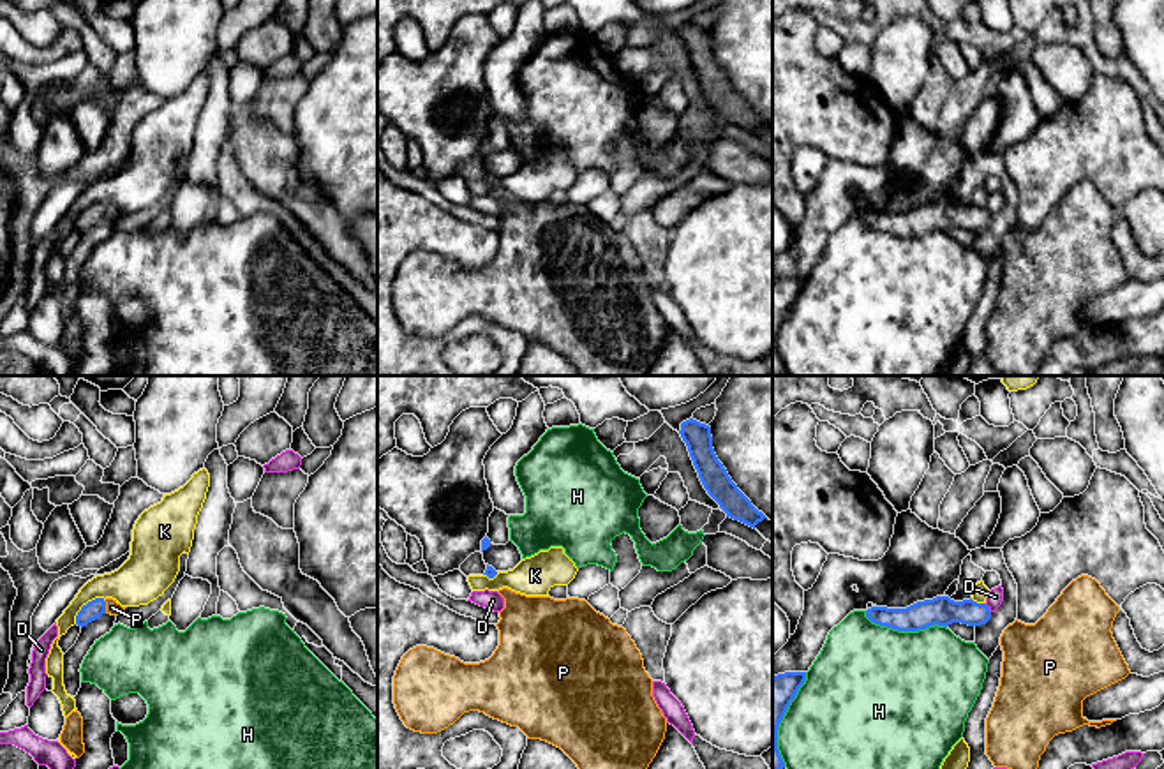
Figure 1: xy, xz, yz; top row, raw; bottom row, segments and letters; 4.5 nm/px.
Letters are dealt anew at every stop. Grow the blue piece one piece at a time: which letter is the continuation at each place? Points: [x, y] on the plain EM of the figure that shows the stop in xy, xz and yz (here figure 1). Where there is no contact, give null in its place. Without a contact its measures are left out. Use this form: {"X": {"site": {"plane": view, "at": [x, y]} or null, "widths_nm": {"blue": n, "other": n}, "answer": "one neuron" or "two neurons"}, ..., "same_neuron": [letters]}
{"D": {"site": {"plane": "yz", "at": [988, 212]}, "widths_nm": {"blue": 140, "other": 70}, "answer": "two neurons"}, "H": {"site": {"plane": "yz", "at": [903, 235]}, "widths_nm": {"blue": 140, "other": 500}, "answer": "two neurons"}, "K": {"site": {"plane": "xy", "at": [87, 209]}, "widths_nm": {"blue": 90, "other": 220}, "answer": "two neurons"}, "P": {"site": {"plane": "xy", "at": [104, 212]}, "widths_nm": {"blue": 90, "other": 60}, "answer": "one neuron"}, "same_neuron": ["P"]}

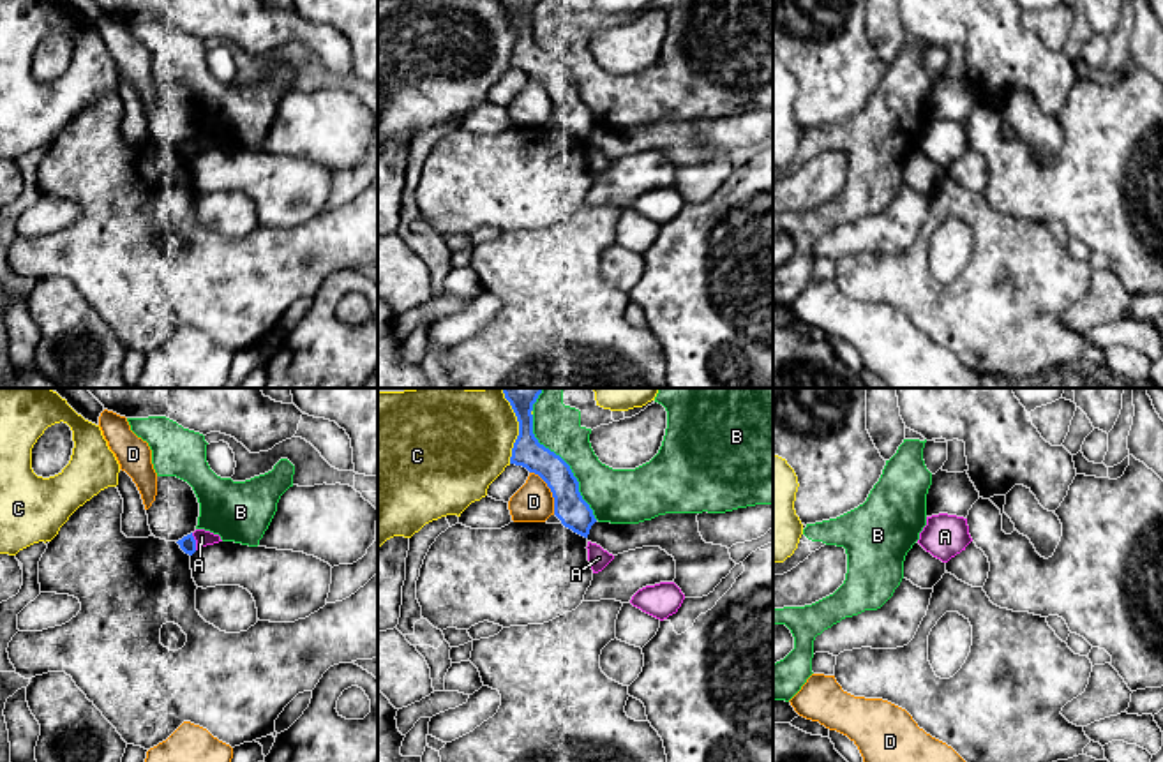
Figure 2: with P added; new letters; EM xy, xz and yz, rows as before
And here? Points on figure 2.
{"A": {"site": {"plane": "xy", "at": [195, 147]}, "widths_nm": {"blue": 80, "other": 70}, "answer": "two neurons"}, "B": {"site": {"plane": "xz", "at": [567, 69]}, "widths_nm": {"blue": 150, "other": 240}, "answer": "two neurons"}, "C": {"site": {"plane": "xz", "at": [519, 34]}, "widths_nm": {"blue": 140, "other": 420}, "answer": "two neurons"}, "D": {"site": {"plane": "xz", "at": [551, 96]}, "widths_nm": {"blue": 150, "other": 180}, "answer": "two neurons"}, "same_neuron": []}

